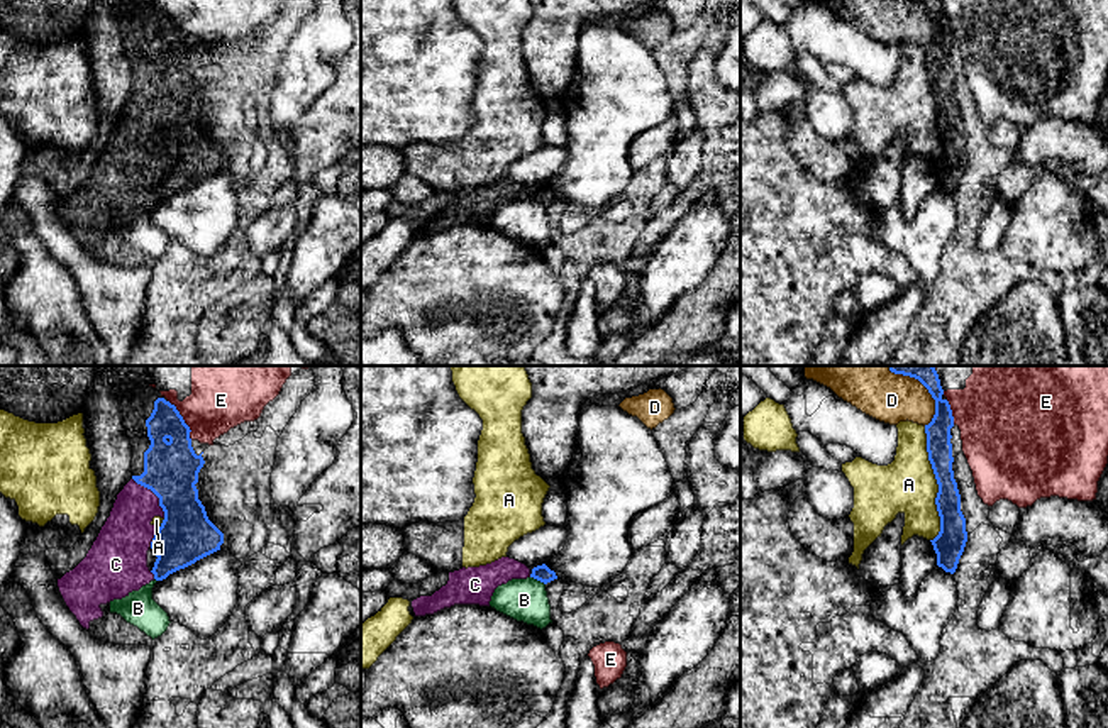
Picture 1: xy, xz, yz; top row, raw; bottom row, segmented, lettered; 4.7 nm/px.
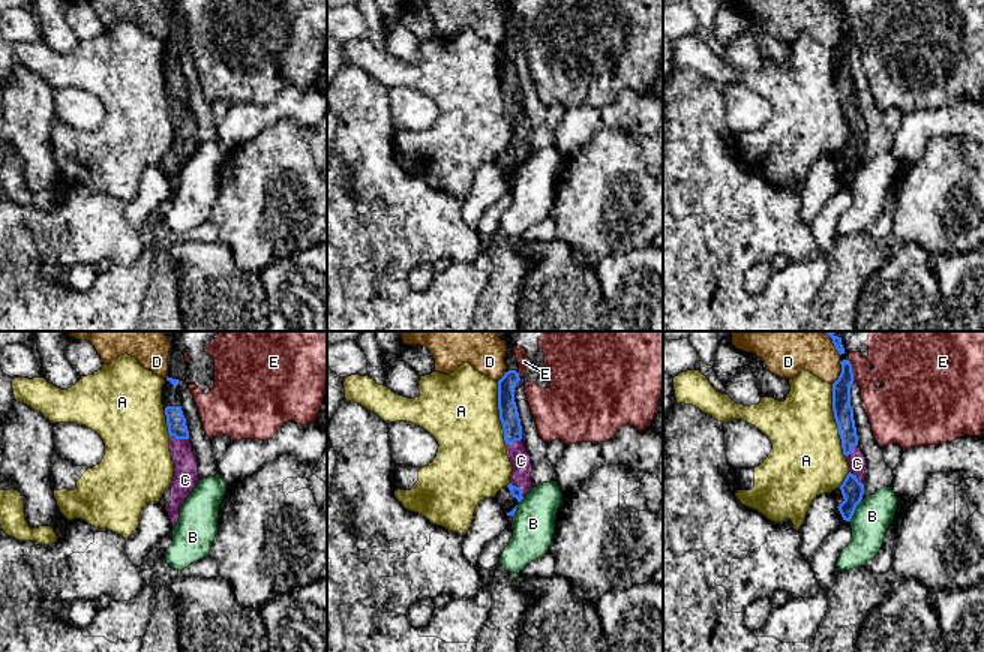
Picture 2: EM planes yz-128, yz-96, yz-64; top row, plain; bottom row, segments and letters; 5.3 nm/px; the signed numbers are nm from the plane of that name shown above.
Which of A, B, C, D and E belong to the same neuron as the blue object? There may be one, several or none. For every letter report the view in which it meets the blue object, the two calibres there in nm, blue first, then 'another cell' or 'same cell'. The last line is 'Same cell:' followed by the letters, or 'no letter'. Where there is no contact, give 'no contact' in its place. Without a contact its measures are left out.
A: meets blue in yz; 130 nm thick on the blue side, 260 nm on the other; another cell
B: meets blue in xz; 80 nm thick on the blue side, 200 nm on the other; another cell
C: meets blue in xy; 260 nm thick on the blue side, 240 nm on the other; same cell
D: meets blue in yz; 120 nm thick on the blue side, 200 nm on the other; another cell
E: meets blue in xy; 260 nm thick on the blue side, 260 nm on the other; another cell
Same cell: C

